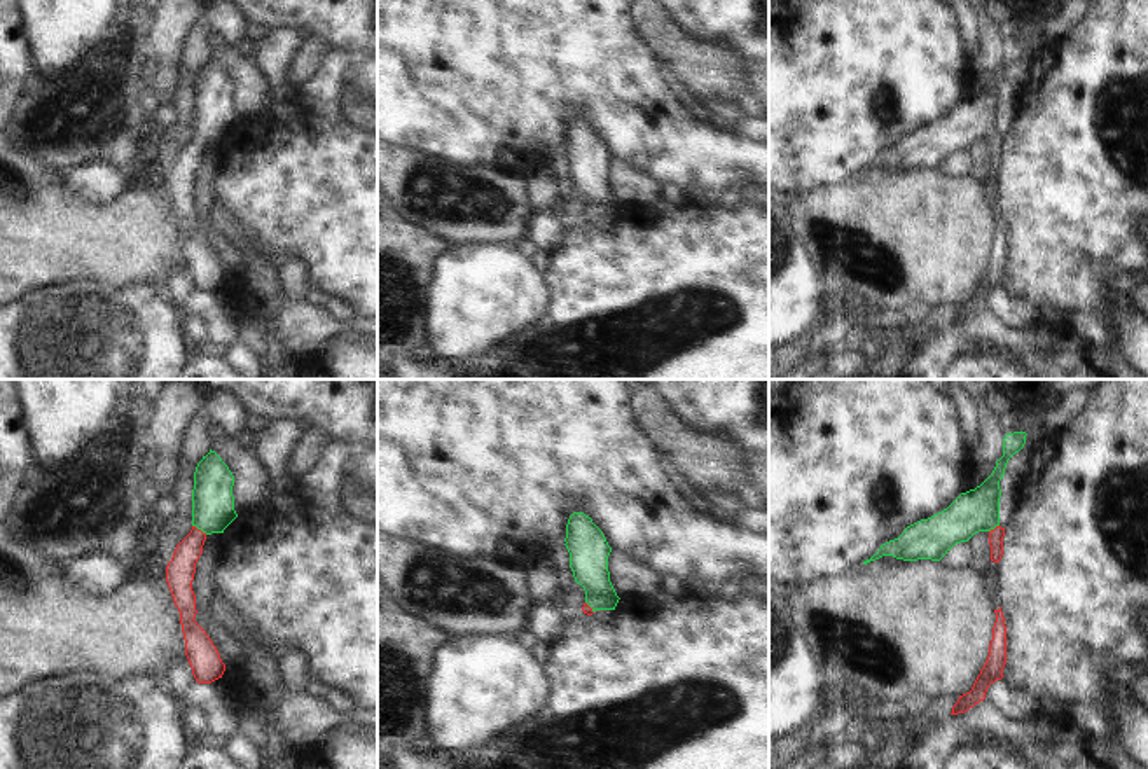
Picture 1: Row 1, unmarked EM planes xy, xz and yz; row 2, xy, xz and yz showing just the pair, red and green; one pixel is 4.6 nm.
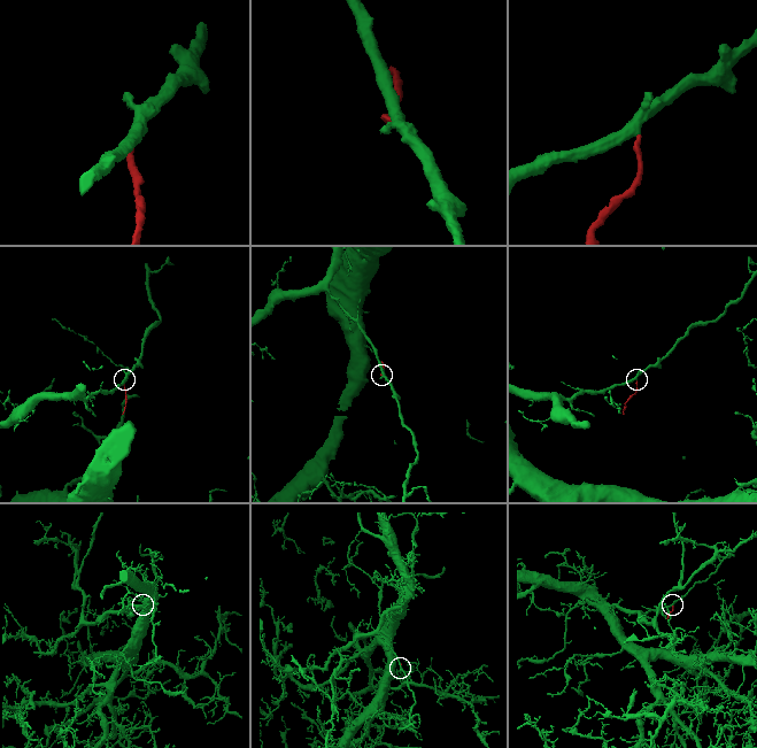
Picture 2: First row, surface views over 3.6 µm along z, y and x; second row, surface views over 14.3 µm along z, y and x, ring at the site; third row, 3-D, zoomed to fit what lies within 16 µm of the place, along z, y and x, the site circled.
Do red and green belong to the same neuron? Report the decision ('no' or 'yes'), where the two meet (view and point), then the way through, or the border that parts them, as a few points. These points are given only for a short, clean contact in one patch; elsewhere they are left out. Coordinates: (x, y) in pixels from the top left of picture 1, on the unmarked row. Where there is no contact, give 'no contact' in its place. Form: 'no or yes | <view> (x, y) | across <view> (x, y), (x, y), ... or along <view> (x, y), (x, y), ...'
yes | xy (200, 138) | across xy (180, 179), (200, 138), (214, 119)

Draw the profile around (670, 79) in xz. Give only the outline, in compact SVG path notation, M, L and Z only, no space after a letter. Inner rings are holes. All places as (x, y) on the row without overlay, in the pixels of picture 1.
M657 65L662 82L673 93L673 96L683 105L683 108L697 121L708 121L708 110L704 110L685 89L681 80L674 75L674 72L666 65Z

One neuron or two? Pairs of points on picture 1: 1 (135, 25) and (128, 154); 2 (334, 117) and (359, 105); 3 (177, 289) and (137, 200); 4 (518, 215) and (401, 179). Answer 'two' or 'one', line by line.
1: one
2: two
3: two
4: one

